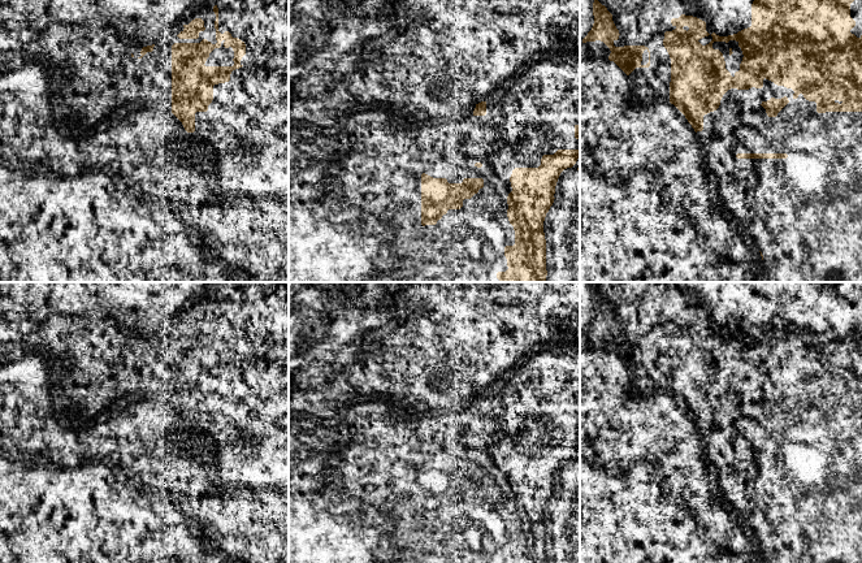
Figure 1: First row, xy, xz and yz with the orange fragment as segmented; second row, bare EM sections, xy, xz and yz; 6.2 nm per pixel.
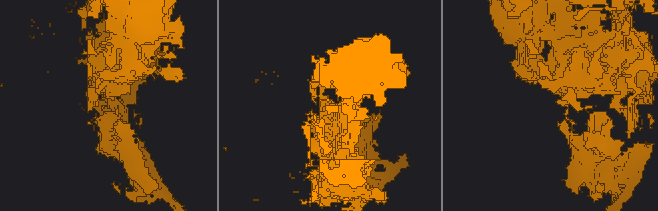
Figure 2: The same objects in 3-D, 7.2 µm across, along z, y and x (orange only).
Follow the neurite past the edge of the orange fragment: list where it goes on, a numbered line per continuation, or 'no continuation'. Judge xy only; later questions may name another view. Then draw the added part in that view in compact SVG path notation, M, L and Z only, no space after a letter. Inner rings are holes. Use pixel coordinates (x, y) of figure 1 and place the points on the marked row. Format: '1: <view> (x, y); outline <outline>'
1: xy (221, 56); outline M221 42L220 48L215 48L205 61L205 66L233 66L234 65L234 51L231 47L225 48L224 42Z
2: xy (246, 125); outline M0 0L0 75L31 64L61 72L62 101L77 120L73 137L109 121L116 108L127 108L130 112L147 108L161 109L172 116L174 133L181 139L205 144L217 155L220 187L225 194L289 199L289 0ZM195 18L204 21L205 30L199 33L198 39L179 39L177 35L183 31L183 26ZM217 30L221 34L229 31L233 38L241 39L246 44L246 55L241 60L242 66L231 72L229 82L213 86L213 100L208 111L195 113L195 131L187 133L182 122L172 113L172 46L200 43L203 39L216 44Z

